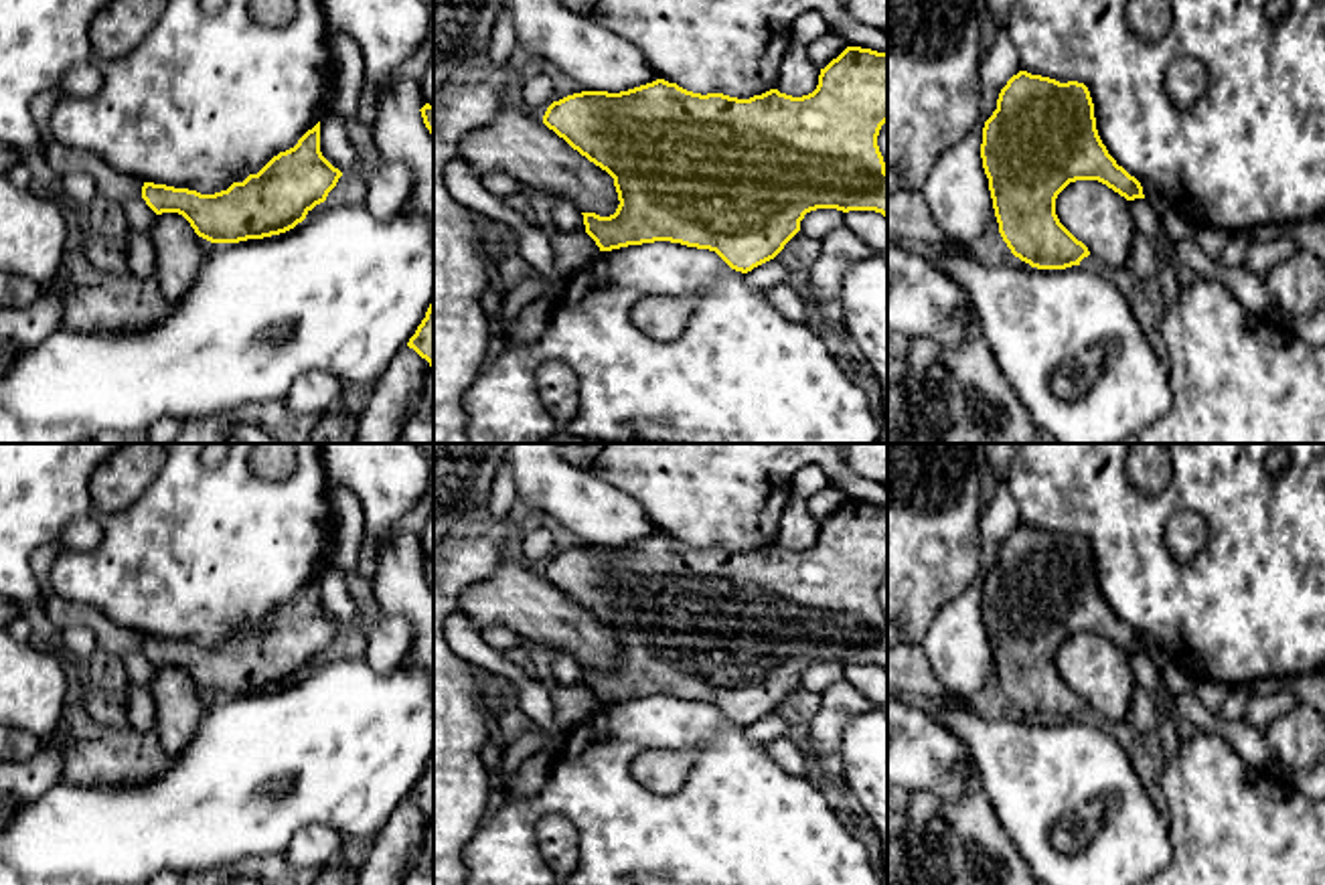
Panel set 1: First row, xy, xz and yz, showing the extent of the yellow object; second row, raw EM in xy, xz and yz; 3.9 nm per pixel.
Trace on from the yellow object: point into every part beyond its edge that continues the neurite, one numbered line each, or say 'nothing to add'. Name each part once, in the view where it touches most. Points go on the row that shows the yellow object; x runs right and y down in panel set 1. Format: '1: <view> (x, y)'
nothing to add

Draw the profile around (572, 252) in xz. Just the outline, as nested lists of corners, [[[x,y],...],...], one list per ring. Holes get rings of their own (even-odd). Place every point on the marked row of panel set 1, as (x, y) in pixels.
[[[557,227],[547,233],[553,247],[553,265],[563,277],[571,277],[600,255],[600,247],[588,233],[567,233]]]

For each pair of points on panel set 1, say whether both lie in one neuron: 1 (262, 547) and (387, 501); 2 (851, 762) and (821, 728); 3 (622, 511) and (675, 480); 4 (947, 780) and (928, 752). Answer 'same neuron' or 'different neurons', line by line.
1: different neurons
2: different neurons
3: different neurons
4: same neuron

